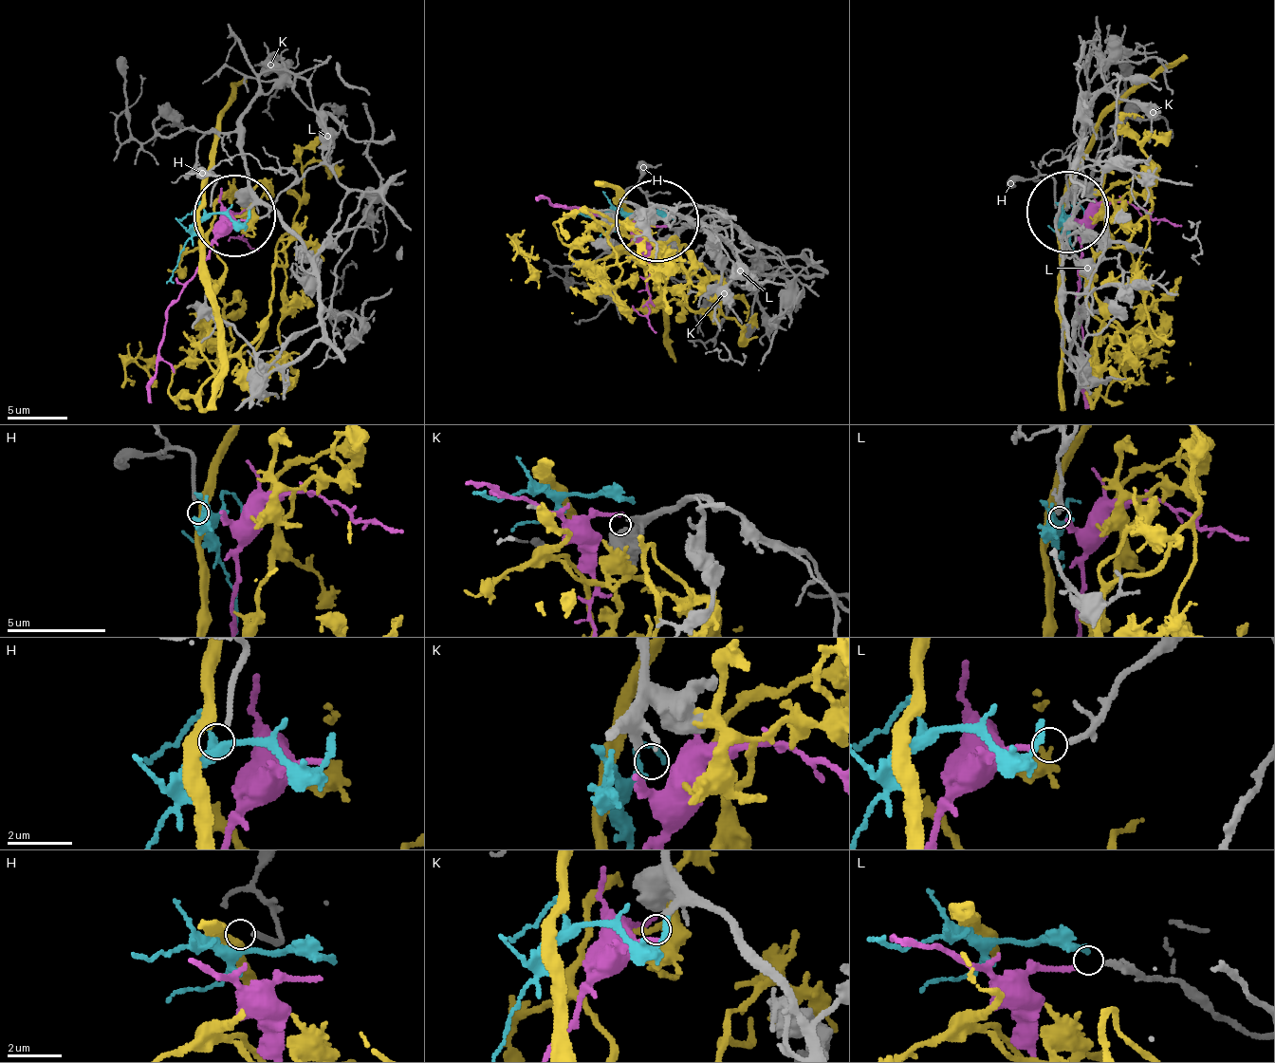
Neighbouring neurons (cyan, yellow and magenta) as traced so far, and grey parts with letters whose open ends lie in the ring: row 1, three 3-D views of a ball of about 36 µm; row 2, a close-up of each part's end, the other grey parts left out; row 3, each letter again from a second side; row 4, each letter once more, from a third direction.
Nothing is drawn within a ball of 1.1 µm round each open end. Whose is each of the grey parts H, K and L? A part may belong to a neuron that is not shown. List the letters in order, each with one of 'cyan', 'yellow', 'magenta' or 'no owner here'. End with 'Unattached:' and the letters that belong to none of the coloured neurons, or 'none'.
H: no owner here
K: no owner here
L: magenta
Unattached: H, K

